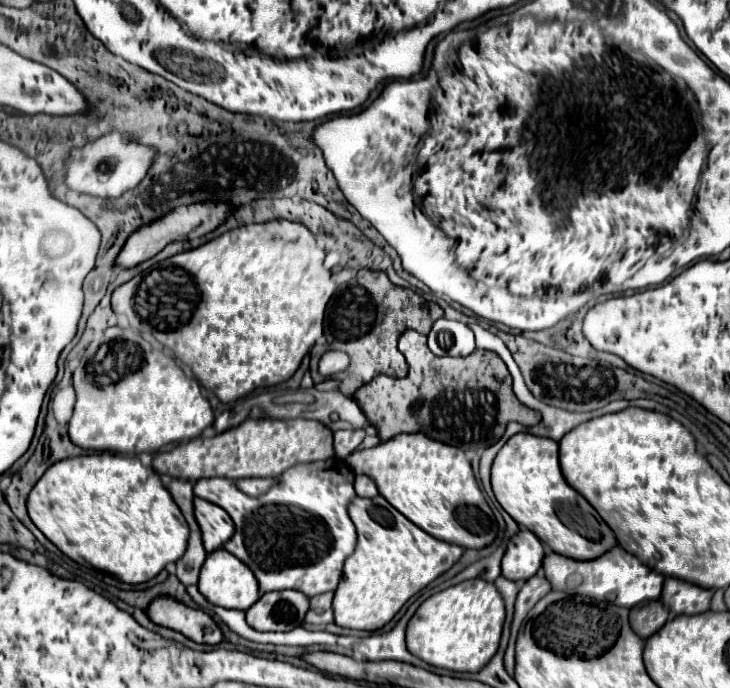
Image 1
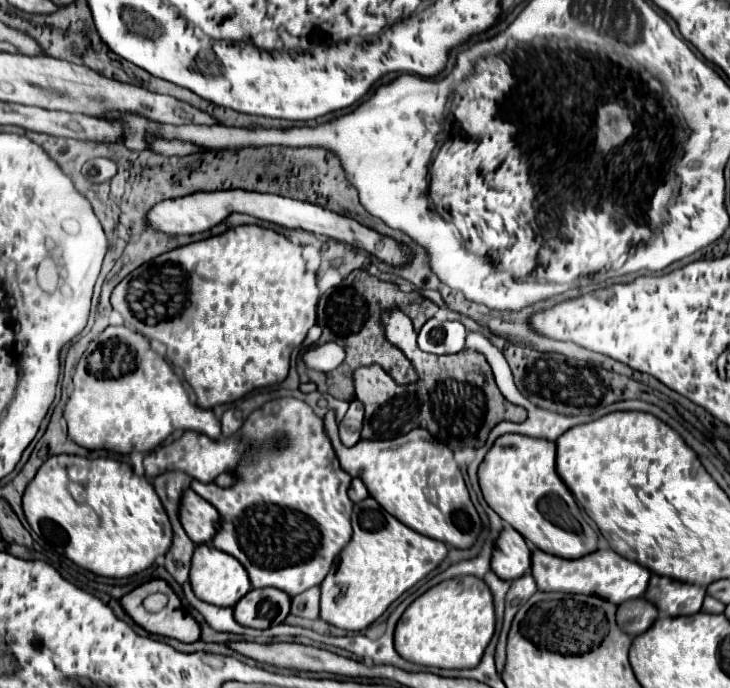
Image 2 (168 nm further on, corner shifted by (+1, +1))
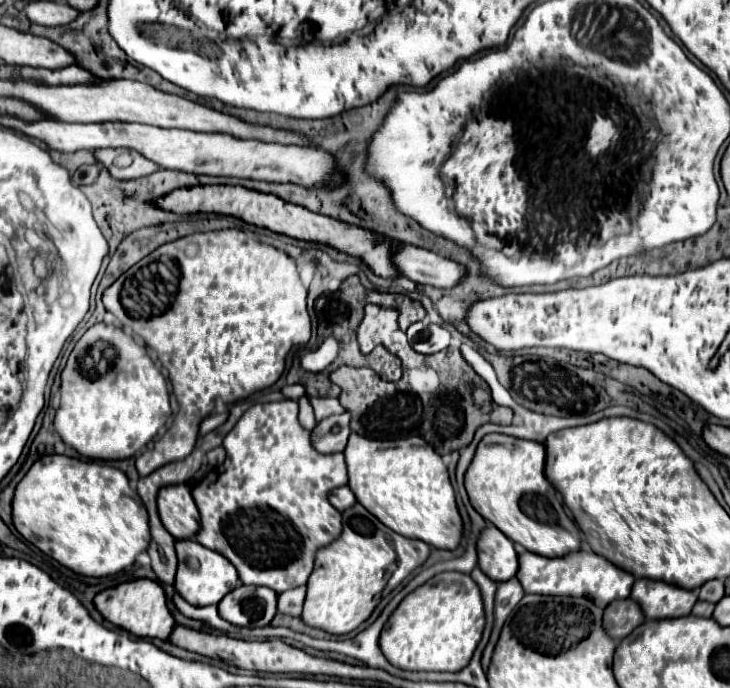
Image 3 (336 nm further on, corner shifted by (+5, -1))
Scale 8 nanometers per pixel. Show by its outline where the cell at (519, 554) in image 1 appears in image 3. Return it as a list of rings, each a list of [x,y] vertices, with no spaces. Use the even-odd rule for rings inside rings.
[[[489,525],[487,529],[483,529],[477,541],[477,553],[481,571],[493,581],[501,583],[517,575],[519,561],[513,549],[513,541],[503,535],[497,527]]]

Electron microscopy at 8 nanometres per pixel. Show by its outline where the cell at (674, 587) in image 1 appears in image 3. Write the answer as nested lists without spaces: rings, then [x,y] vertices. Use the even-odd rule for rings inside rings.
[[[637,579],[631,591],[647,619],[667,619],[685,617],[697,603],[697,591],[689,591],[677,585],[669,585],[653,579]]]

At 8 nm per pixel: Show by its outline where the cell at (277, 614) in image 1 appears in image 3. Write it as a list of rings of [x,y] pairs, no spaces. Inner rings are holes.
[[[239,585],[219,603],[219,615],[239,627],[267,627],[277,613],[277,593],[267,587]]]

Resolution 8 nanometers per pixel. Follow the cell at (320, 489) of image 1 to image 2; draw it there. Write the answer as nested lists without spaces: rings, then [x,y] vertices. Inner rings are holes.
[[[281,397],[255,409],[235,437],[247,446],[234,471],[237,481],[231,487],[217,487],[215,483],[199,481],[191,483],[191,489],[209,501],[223,521],[211,541],[213,547],[233,555],[247,569],[251,587],[277,587],[289,597],[295,597],[313,585],[321,585],[337,553],[341,553],[353,533],[349,523],[353,503],[347,499],[351,475],[341,468],[333,445],[323,431],[323,421],[305,401]],[[271,441],[283,441],[283,447],[275,445],[273,449]]]

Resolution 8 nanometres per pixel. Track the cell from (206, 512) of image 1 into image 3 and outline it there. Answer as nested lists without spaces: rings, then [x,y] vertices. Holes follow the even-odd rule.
[[[169,485],[157,497],[159,515],[165,529],[175,539],[195,539],[201,527],[199,509],[191,497],[189,485]]]

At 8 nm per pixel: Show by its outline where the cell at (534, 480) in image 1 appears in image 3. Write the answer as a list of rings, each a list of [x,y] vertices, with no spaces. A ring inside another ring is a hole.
[[[485,435],[465,473],[471,505],[511,541],[543,557],[563,557],[581,549],[581,533],[567,517],[559,493],[545,477],[545,445],[507,435]]]

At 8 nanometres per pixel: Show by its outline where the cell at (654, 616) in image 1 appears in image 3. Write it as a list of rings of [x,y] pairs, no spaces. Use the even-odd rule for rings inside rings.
[[[619,599],[613,601],[603,615],[603,627],[609,637],[621,641],[627,637],[635,627],[639,627],[645,621],[645,615],[633,599]]]

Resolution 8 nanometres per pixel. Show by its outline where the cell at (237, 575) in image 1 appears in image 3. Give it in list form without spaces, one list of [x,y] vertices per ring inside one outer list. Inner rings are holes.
[[[191,539],[177,541],[175,549],[177,549],[177,557],[179,557],[175,587],[187,603],[199,605],[199,607],[201,605],[217,605],[223,599],[223,595],[227,595],[227,591],[231,591],[239,585],[237,569],[221,553],[215,553],[215,551],[203,547],[197,541],[191,541]]]

